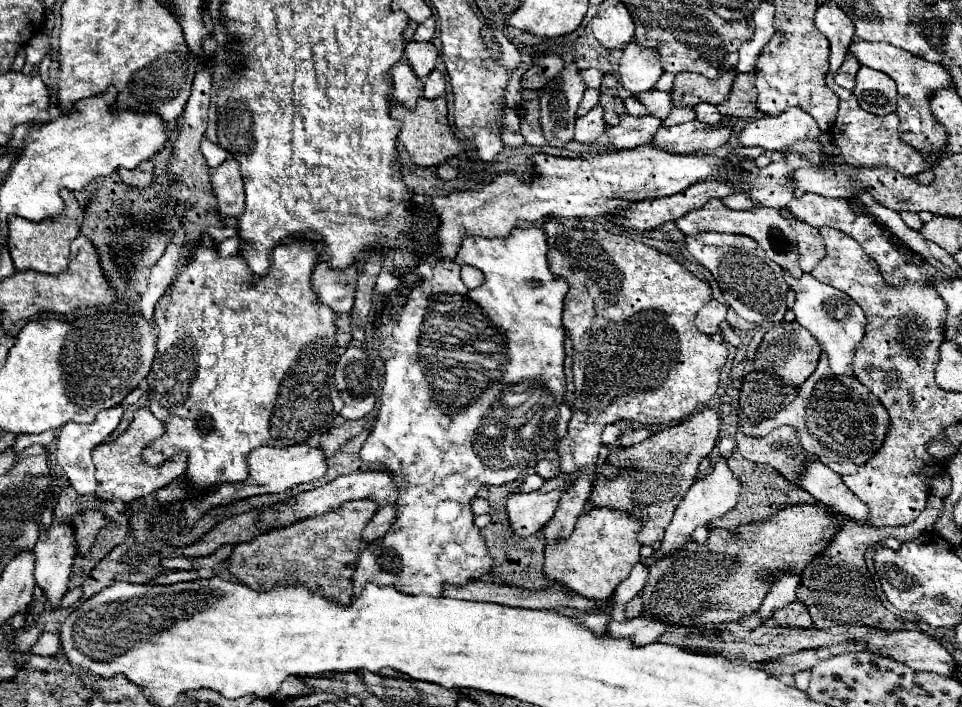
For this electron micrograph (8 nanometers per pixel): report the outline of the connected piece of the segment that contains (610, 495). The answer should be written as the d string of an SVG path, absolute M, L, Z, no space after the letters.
M704 408L686 418L684 422L680 422L678 426L666 428L632 448L616 452L608 450L606 460L612 460L610 464L616 464L616 468L622 470L622 474L614 480L596 480L590 494L592 506L626 510L634 516L640 516L640 544L652 544L656 540L662 540L664 530L670 524L678 502L684 498L684 494L688 492L698 474L700 460L704 456L710 456L712 448L716 446L720 424L722 414L718 410Z

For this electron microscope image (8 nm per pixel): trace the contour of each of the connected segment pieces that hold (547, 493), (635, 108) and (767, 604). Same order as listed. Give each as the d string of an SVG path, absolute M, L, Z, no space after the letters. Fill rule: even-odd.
M560 474L556 480L546 480L544 486L530 494L508 496L510 526L520 538L536 534L554 516L560 496L572 486L574 476Z
M628 96L628 98L624 100L624 104L626 104L628 114L632 114L632 116L644 116L644 114L648 114L648 110L644 108L644 104L642 104L636 96Z
M784 570L772 584L770 584L770 590L760 606L760 614L762 614L762 620L770 620L772 618L772 612L776 608L784 608L788 606L790 602L796 600L796 588L800 584L800 574L792 572L792 570Z

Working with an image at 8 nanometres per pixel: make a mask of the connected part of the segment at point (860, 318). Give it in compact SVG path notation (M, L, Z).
M784 270L784 280L790 286L790 290L794 290L794 294L796 294L794 296L796 322L800 326L804 326L806 330L810 330L810 334L818 340L820 348L828 354L828 362L834 372L852 376L854 348L860 344L860 340L864 336L864 326L866 326L862 308L858 308L856 302L852 298L848 298L848 294L816 280L812 274L802 274L800 278L792 278Z

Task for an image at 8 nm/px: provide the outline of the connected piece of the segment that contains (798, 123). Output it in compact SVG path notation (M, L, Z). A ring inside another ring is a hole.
M788 108L788 110L784 110L780 116L762 116L762 118L758 118L758 120L752 120L752 122L748 122L748 126L738 134L738 138L740 138L740 142L744 144L744 146L762 146L764 150L768 150L768 152L776 152L776 150L780 150L780 152L798 152L798 154L804 154L812 164L816 164L816 166L824 166L824 164L834 164L836 162L836 158L826 158L826 156L822 156L822 152L820 152L820 144L818 144L818 136L820 136L822 132L820 132L820 128L818 128L818 124L816 124L816 120L808 114L808 112L804 112L802 108Z

